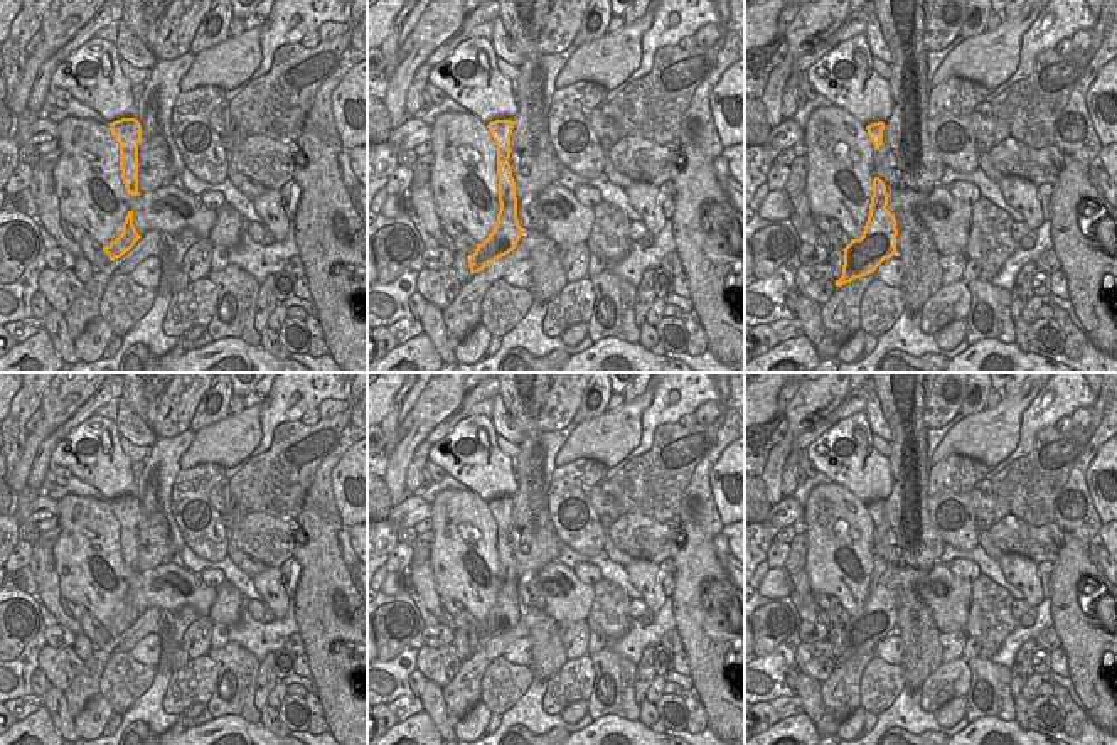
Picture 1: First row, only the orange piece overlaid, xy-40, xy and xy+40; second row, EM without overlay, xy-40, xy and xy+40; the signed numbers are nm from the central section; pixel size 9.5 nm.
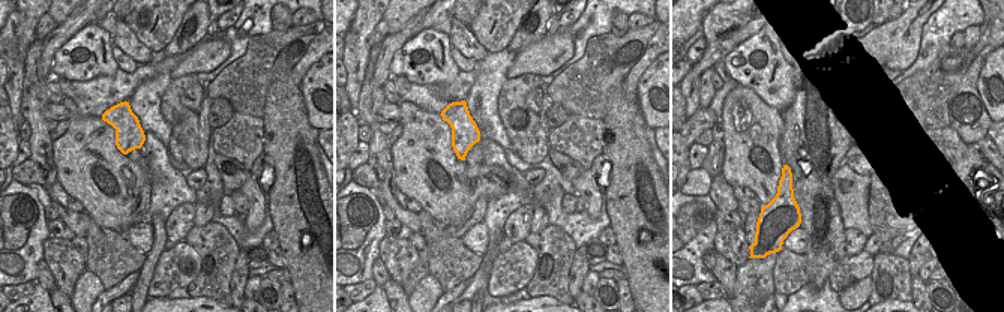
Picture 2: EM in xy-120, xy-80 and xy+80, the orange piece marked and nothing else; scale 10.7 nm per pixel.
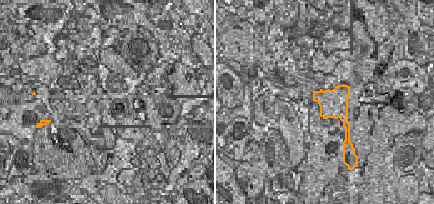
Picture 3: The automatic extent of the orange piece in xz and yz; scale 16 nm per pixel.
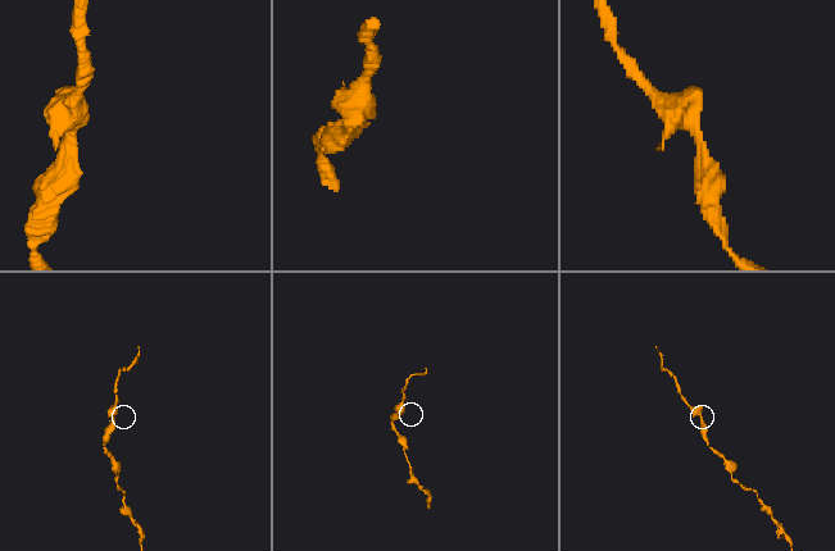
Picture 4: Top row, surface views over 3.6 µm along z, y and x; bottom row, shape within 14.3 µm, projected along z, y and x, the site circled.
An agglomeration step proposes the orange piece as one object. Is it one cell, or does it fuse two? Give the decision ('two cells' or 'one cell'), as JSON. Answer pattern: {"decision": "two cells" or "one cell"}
{"decision": "one cell"}

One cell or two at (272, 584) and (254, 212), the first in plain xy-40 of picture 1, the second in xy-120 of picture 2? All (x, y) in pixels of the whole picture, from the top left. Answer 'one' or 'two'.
one

